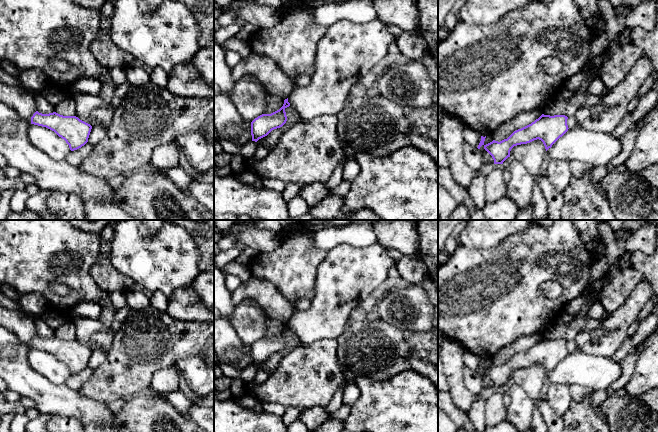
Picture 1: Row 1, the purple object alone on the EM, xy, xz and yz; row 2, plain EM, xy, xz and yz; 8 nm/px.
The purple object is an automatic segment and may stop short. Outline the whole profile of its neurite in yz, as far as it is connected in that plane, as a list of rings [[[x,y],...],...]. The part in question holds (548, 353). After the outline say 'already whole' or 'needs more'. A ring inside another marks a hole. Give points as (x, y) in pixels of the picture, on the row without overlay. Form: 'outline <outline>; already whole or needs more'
outline [[[542,338],[531,348],[514,355],[507,363],[500,366],[493,364],[484,369],[484,373],[492,380],[494,388],[503,388],[510,381],[514,370],[541,364],[546,375],[568,355],[568,341],[565,339]]]; already whole

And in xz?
outline [[[287,322],[279,334],[271,338],[262,338],[255,342],[251,346],[252,365],[257,366],[267,360],[272,354],[282,351],[287,345],[285,333],[289,330],[290,327]]]; already whole

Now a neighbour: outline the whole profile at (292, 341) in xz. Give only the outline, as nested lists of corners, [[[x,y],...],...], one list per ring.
[[[290,329],[289,331],[285,332],[285,336],[286,336],[286,340],[287,340],[287,345],[282,351],[280,351],[280,353],[282,354],[283,357],[288,355],[297,346],[300,345],[300,342],[293,330]]]

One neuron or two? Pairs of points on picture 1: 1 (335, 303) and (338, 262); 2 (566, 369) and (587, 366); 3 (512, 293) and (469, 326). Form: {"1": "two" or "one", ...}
{"1": "one", "2": "one", "3": "one"}

